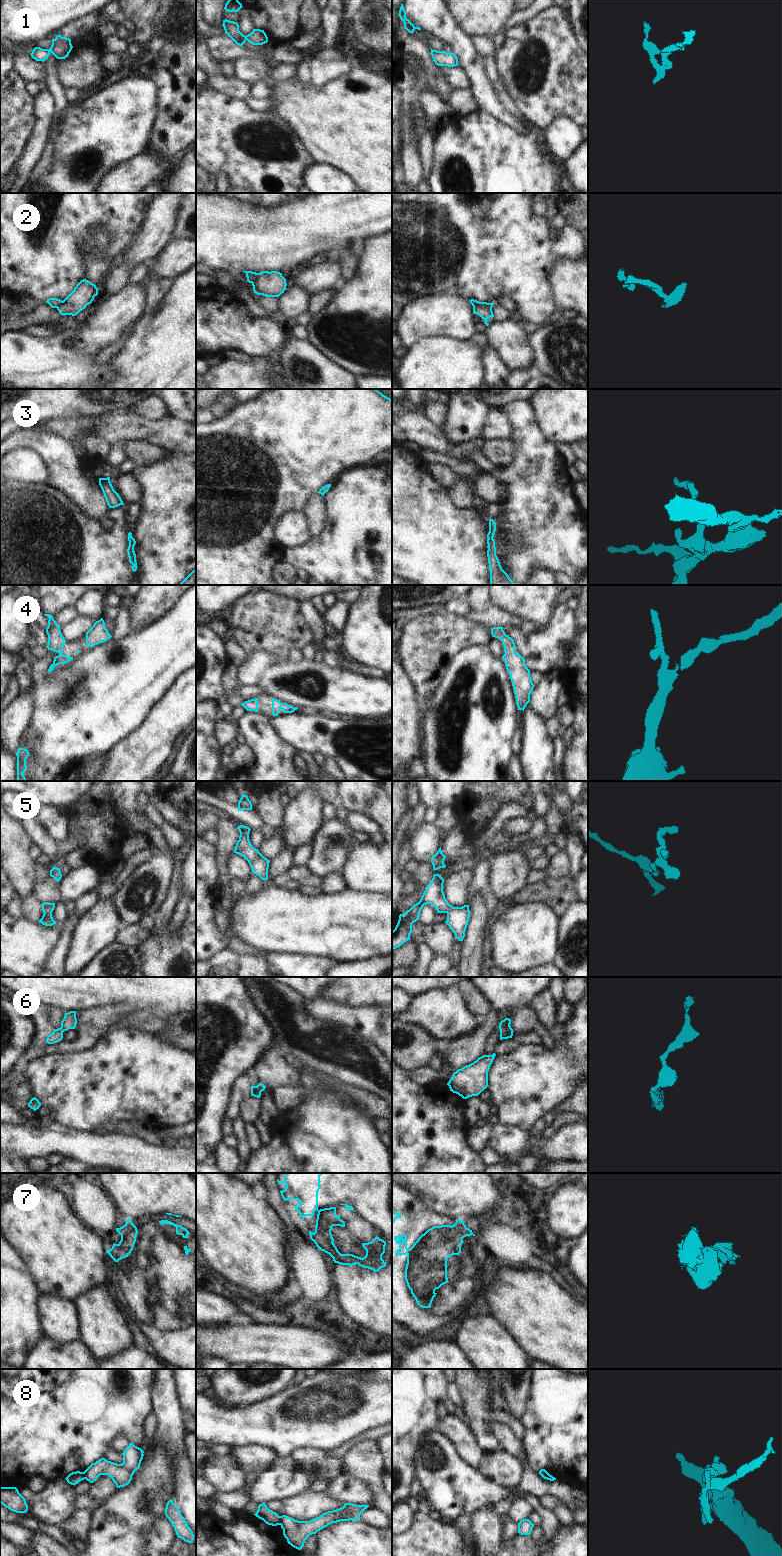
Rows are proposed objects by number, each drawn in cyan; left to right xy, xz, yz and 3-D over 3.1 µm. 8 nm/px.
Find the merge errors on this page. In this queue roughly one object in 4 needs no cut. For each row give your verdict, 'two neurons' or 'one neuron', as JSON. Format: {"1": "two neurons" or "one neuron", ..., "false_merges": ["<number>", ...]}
{"1": "two neurons", "2": "two neurons", "3": "one neuron", "4": "one neuron", "5": "one neuron", "6": "one neuron", "7": "two neurons", "8": "two neurons", "false_merges": ["1", "2", "7", "8"]}

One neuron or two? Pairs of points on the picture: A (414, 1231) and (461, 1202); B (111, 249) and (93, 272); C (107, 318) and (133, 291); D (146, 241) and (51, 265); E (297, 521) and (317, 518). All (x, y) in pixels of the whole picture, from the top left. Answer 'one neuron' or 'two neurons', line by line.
A: two neurons
B: two neurons
C: one neuron
D: two neurons
E: two neurons

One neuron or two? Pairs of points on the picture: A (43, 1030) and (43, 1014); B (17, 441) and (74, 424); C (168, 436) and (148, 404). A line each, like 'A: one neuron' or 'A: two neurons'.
A: one neuron
B: two neurons
C: two neurons

